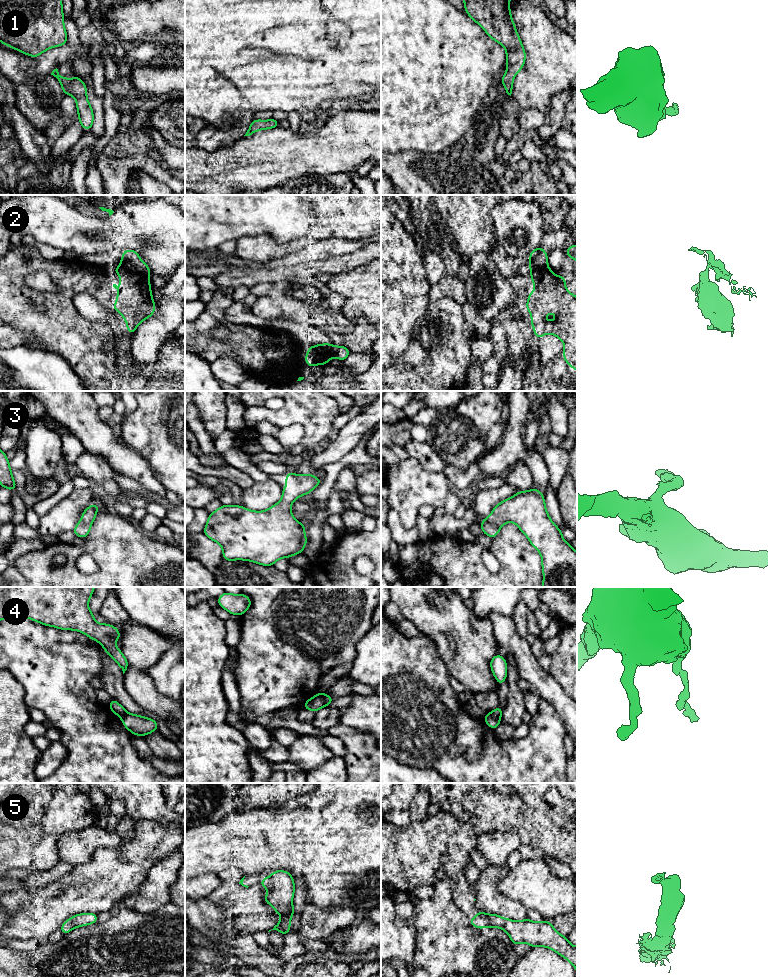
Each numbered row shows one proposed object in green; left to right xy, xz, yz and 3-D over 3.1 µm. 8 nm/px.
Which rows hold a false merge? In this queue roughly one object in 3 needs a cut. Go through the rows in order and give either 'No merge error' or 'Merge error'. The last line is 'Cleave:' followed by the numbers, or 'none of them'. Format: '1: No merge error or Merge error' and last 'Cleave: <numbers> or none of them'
1: No merge error
2: Merge error
3: No merge error
4: Merge error
5: No merge error
Cleave: 2, 4

